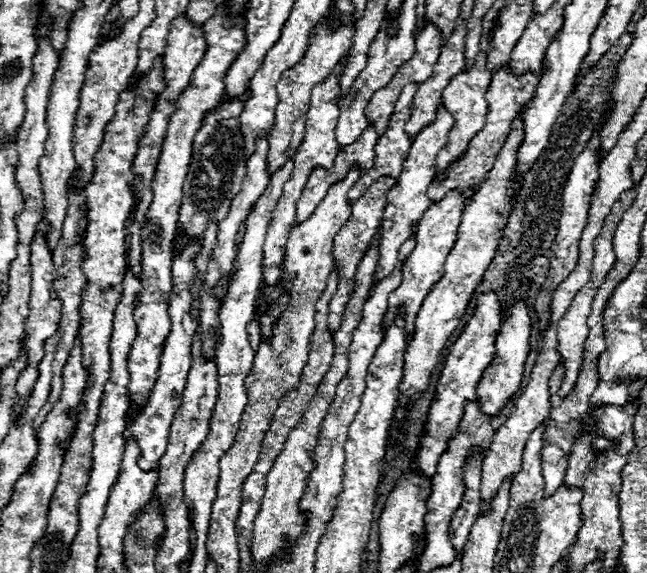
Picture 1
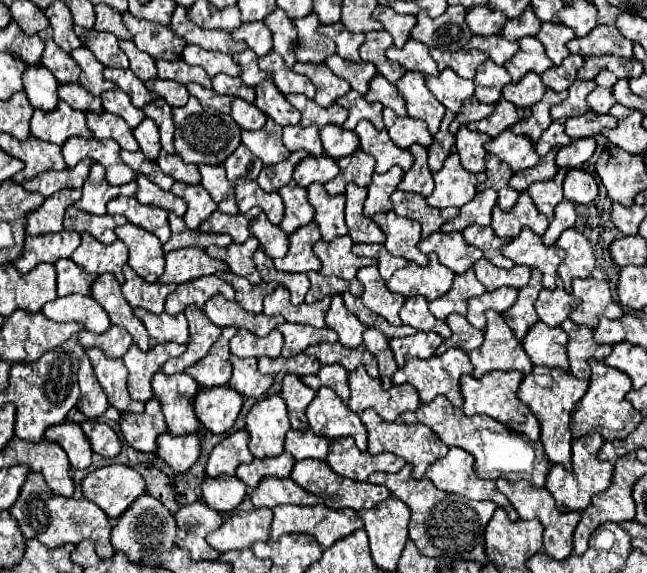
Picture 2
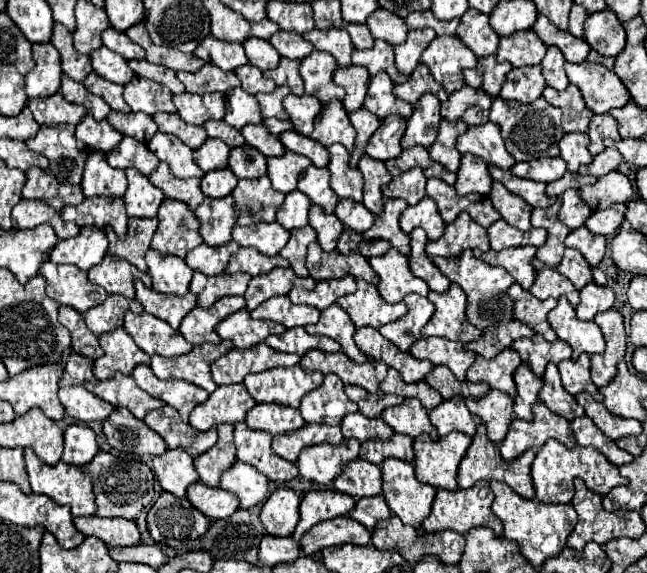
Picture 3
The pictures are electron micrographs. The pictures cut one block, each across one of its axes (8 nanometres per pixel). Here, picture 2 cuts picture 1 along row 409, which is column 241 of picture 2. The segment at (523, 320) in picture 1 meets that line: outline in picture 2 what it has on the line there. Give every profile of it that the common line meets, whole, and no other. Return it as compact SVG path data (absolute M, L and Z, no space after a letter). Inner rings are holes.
M236 476L208 478L202 484L202 500L218 512L236 510L246 494L248 494L248 488Z

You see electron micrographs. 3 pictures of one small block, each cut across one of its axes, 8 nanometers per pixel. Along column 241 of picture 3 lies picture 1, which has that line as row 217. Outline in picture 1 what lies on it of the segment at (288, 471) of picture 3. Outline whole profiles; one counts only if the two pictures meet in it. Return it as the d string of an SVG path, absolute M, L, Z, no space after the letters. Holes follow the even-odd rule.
M450 192L444 200L440 200L438 204L432 204L424 212L424 216L416 228L416 248L412 250L412 254L408 254L408 258L402 264L402 282L392 292L392 296L388 296L388 312L384 314L384 332L394 324L400 308L404 308L404 336L408 338L414 334L412 330L414 330L416 312L420 310L428 292L434 288L434 284L444 274L444 260L456 242L462 210L464 210L462 196L458 192Z

